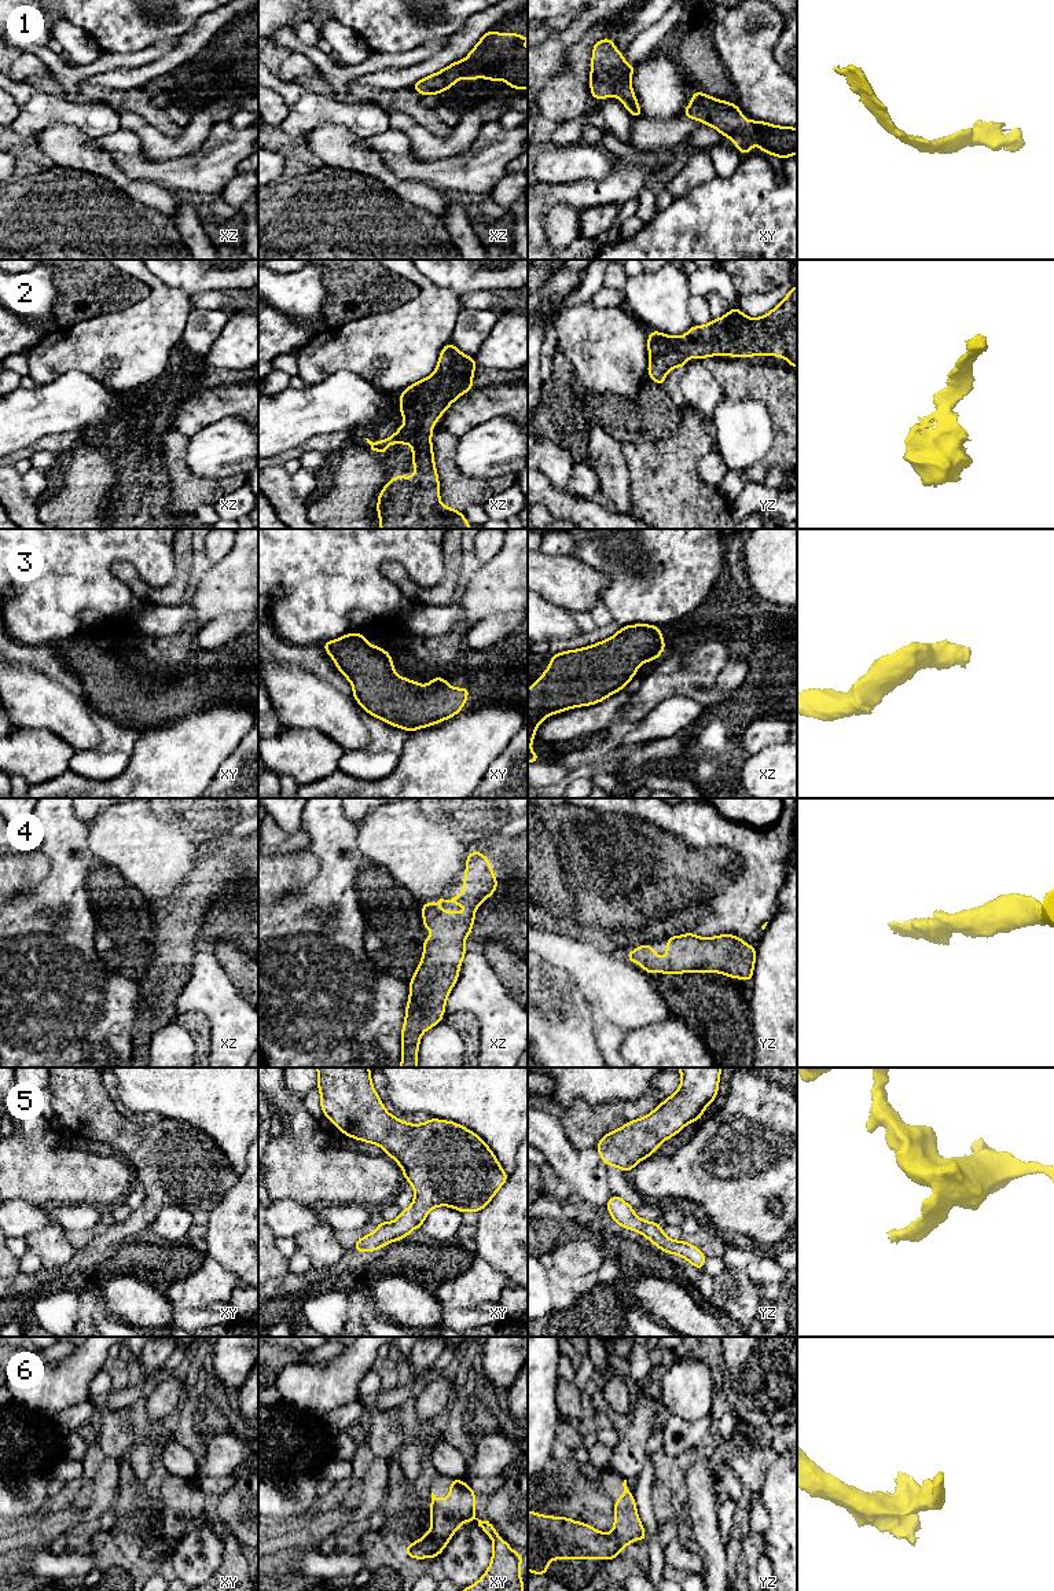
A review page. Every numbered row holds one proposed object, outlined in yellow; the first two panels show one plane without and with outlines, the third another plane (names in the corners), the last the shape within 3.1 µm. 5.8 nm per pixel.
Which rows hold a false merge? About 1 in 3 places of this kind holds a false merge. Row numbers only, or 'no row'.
no row

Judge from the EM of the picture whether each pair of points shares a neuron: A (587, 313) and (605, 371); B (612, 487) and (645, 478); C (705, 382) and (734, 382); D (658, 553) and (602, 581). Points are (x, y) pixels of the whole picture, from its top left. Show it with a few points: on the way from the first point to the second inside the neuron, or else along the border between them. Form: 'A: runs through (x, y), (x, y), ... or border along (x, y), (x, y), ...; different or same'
A: runs through (587, 327), (587, 334), (605, 352), (605, 357); same
B: border along (623, 451), (630, 471), (631, 513); different
C: border along (701, 362), (724, 390); different
D: border along (581, 561), (609, 579), (601, 599); different

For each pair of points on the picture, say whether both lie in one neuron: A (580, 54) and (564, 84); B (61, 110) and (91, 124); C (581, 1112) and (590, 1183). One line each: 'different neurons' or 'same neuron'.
A: same neuron
B: same neuron
C: different neurons

